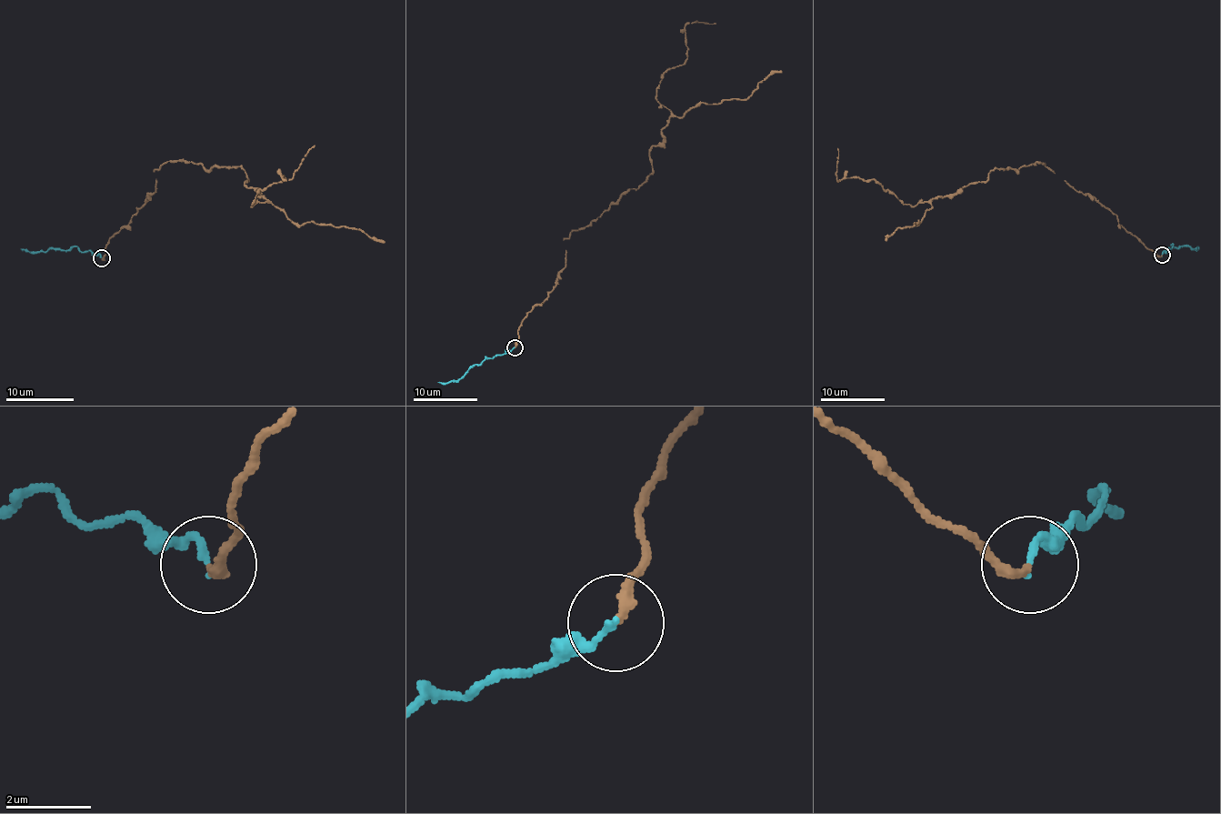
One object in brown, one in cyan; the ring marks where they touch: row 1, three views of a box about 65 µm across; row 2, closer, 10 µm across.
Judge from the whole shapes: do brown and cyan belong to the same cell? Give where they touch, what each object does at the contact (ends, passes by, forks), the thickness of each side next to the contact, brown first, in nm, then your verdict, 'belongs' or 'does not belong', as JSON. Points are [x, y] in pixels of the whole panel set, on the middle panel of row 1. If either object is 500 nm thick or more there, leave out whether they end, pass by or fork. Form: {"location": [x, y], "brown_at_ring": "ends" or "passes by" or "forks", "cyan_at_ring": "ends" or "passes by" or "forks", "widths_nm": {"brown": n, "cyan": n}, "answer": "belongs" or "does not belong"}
{"location": [515, 347], "brown_at_ring": "ends", "cyan_at_ring": "ends", "widths_nm": {"brown": 240, "cyan": 150}, "answer": "belongs"}

